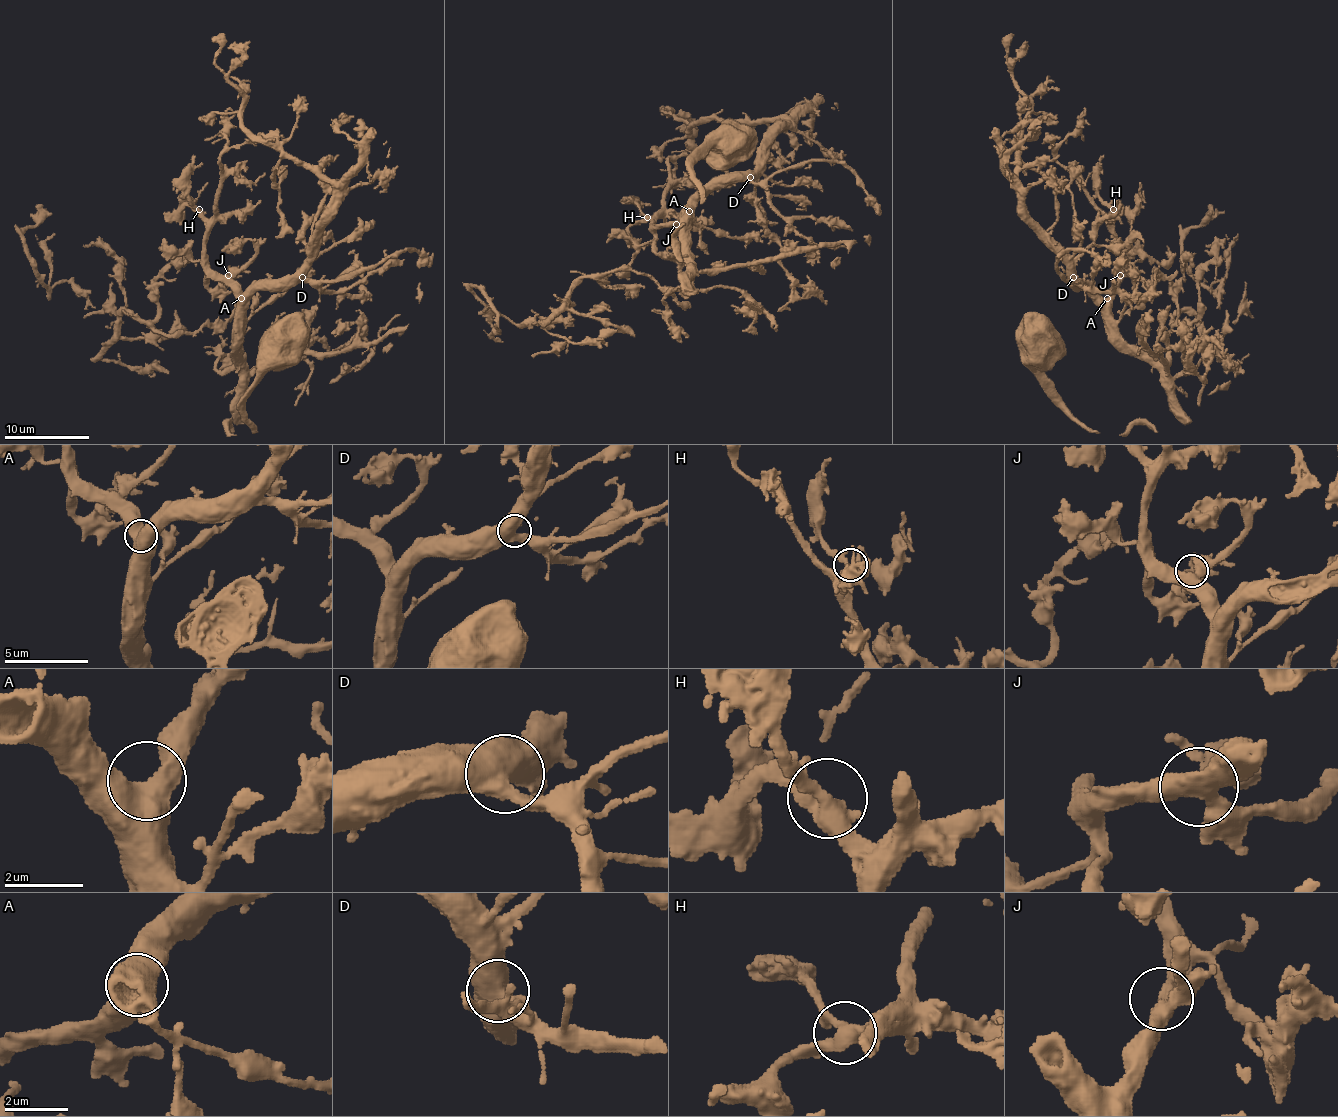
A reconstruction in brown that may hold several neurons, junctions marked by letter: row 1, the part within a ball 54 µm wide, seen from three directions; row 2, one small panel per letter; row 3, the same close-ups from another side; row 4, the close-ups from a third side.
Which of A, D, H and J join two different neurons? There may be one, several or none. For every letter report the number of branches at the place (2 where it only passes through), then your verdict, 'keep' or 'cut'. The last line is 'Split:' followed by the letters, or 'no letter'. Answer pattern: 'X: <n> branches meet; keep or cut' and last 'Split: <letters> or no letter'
A: 2 branches meet; keep
D: 2 branches meet; keep
H: 4 branches meet; keep
J: 3 branches meet; keep
Split: no letter

